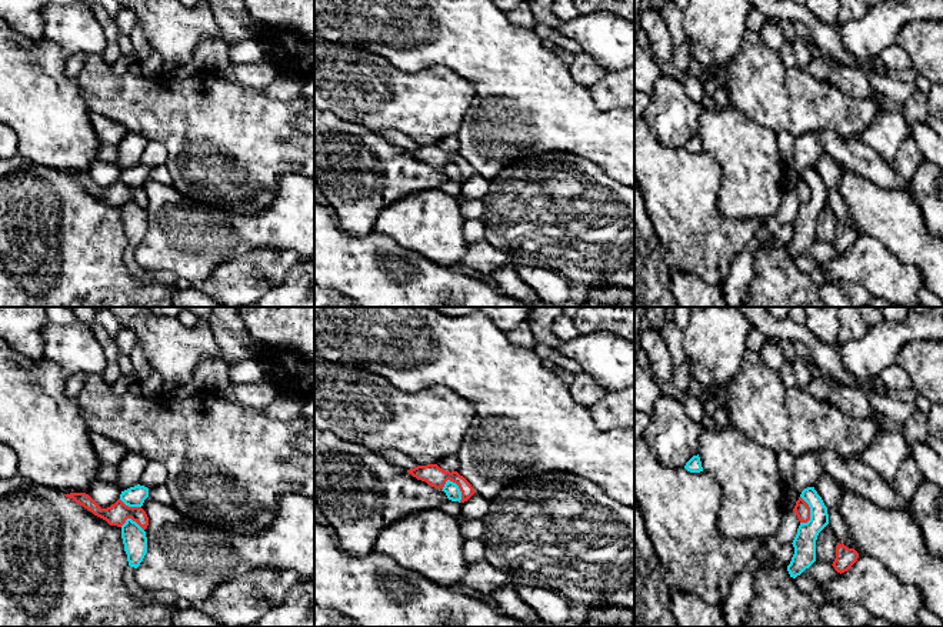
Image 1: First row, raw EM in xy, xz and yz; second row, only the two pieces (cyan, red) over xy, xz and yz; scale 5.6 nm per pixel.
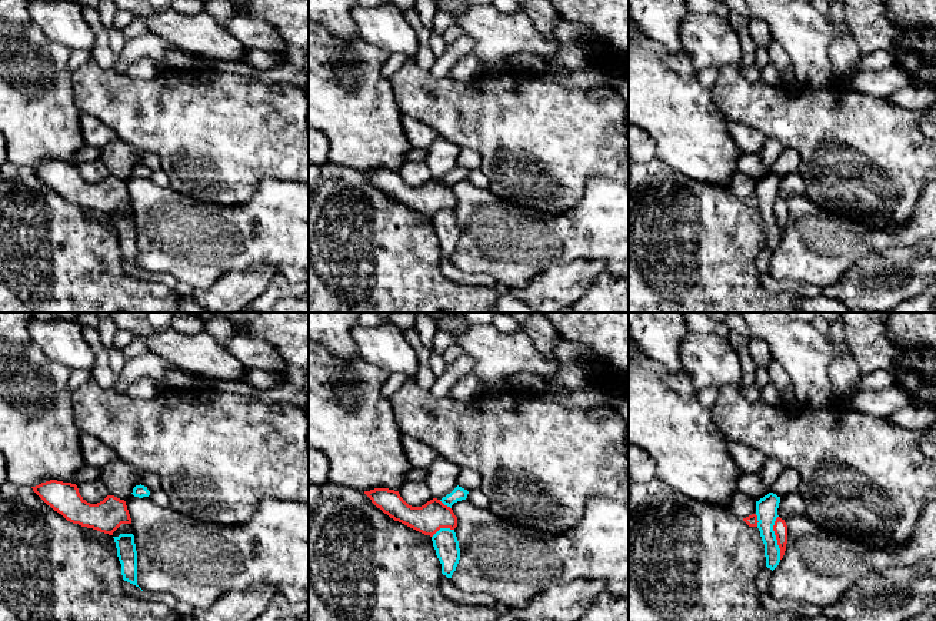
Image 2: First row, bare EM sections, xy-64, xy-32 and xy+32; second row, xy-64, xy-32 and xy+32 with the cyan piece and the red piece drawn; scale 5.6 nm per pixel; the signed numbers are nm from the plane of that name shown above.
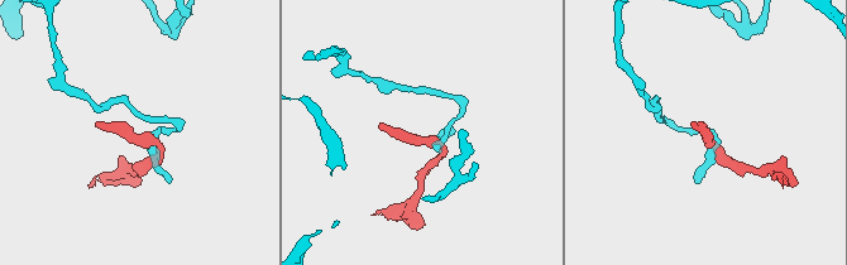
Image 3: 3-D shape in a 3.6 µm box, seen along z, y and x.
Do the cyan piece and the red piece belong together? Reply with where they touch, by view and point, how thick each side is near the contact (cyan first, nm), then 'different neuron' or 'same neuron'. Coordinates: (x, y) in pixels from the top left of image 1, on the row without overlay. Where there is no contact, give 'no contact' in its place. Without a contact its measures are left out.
contact xz (459, 169); calibres 90 and 120 nm; different neuron

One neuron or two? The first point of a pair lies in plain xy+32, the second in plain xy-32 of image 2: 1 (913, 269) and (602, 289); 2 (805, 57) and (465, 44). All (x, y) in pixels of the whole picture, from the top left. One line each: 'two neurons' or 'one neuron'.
1: two neurons
2: two neurons

